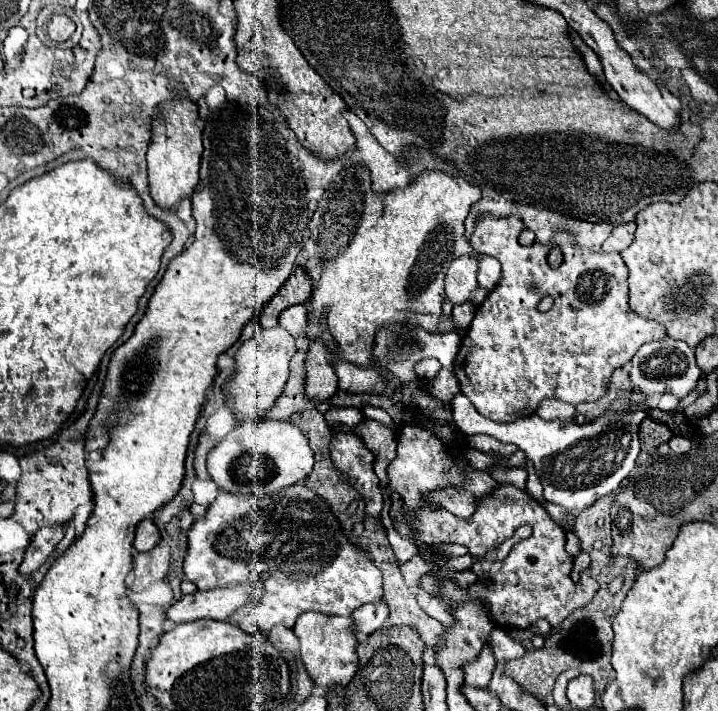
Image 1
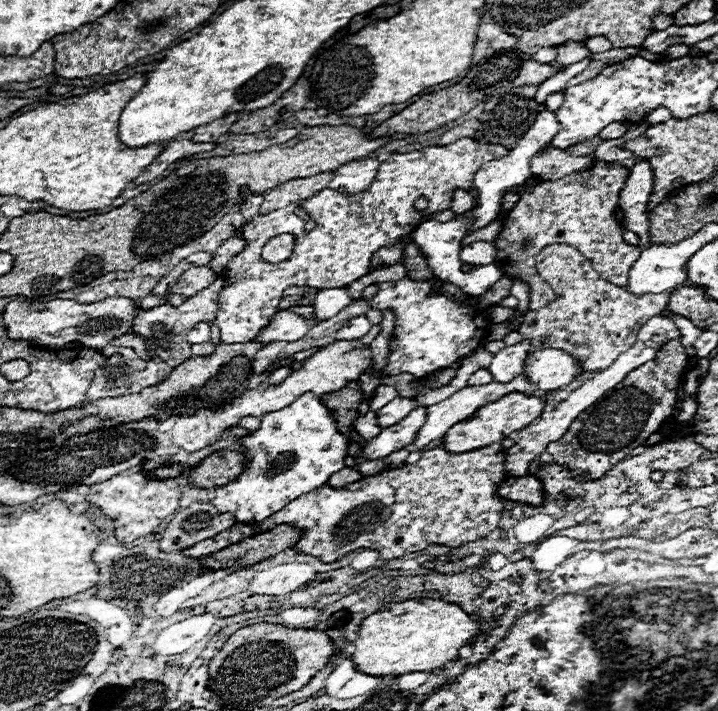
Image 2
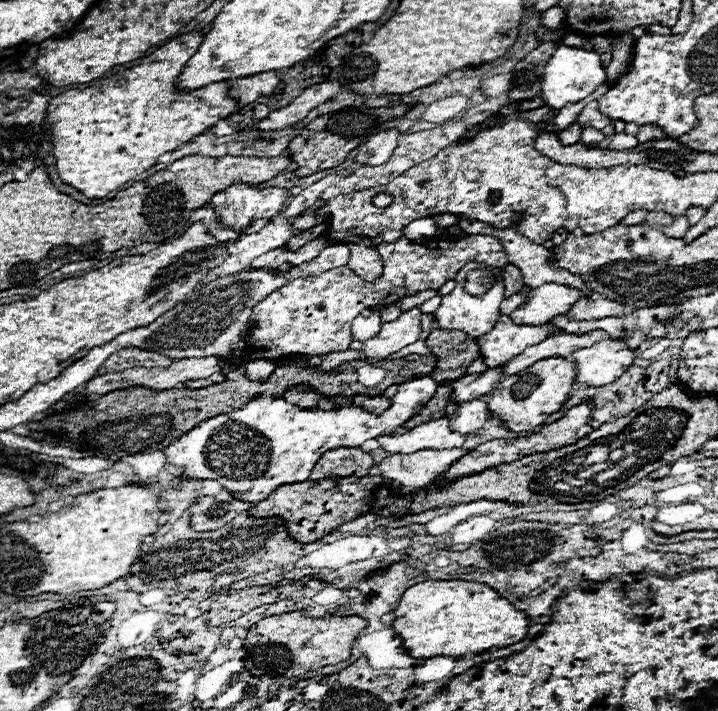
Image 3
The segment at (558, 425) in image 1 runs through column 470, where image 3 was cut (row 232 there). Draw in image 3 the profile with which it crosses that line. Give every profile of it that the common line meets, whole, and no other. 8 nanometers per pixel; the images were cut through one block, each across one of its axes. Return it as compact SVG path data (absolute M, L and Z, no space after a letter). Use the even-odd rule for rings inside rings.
M420 218L420 220L414 220L412 224L408 224L404 228L404 236L412 242L420 242L420 240L426 240L426 238L432 238L436 234L436 222L432 218Z

